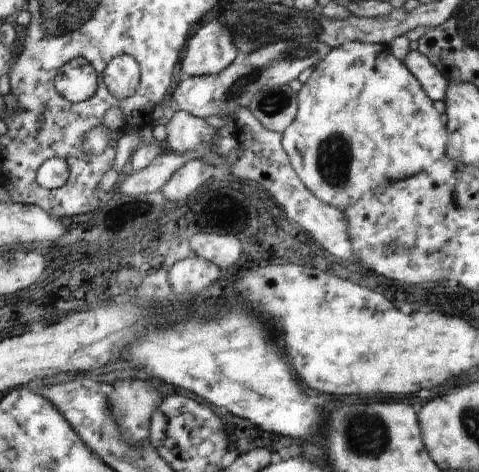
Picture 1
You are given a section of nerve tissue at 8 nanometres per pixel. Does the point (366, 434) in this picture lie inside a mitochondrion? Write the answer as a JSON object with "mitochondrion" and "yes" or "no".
{"mitochondrion":"yes"}

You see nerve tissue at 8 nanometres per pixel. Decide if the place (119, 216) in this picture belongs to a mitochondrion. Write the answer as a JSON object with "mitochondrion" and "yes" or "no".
{"mitochondrion":"no"}

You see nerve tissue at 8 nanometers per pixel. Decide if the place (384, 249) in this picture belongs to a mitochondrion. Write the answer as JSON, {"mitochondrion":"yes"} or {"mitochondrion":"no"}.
{"mitochondrion":"yes"}

